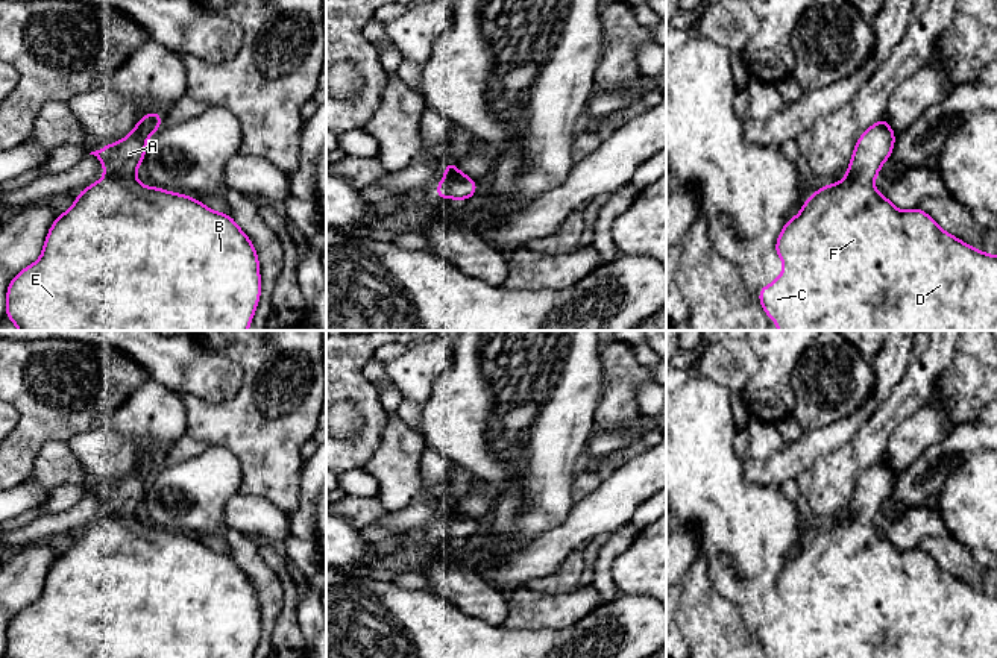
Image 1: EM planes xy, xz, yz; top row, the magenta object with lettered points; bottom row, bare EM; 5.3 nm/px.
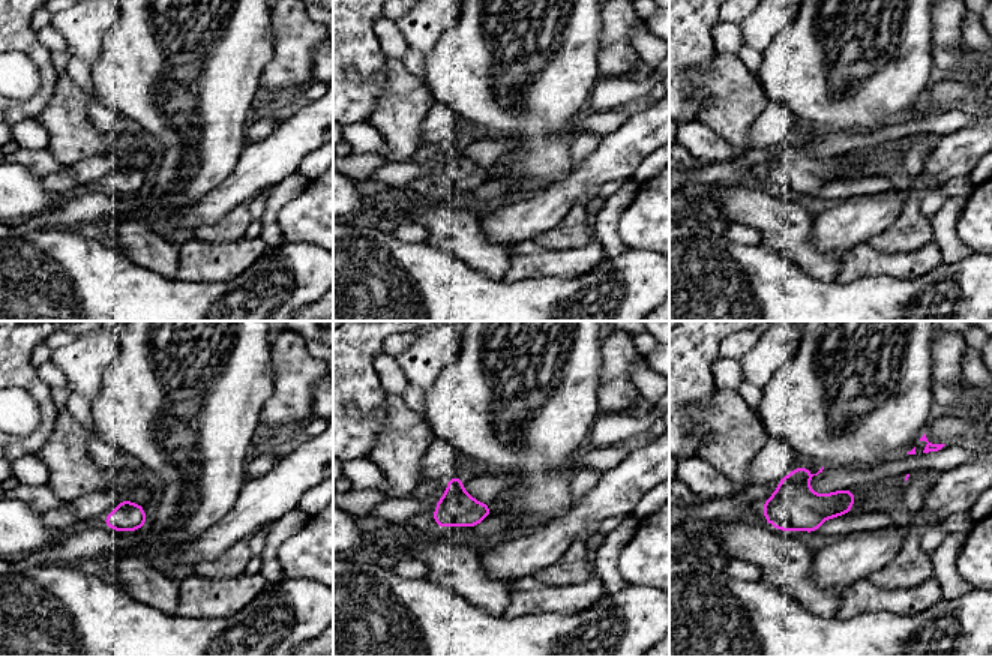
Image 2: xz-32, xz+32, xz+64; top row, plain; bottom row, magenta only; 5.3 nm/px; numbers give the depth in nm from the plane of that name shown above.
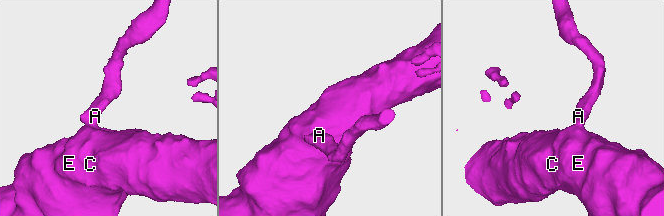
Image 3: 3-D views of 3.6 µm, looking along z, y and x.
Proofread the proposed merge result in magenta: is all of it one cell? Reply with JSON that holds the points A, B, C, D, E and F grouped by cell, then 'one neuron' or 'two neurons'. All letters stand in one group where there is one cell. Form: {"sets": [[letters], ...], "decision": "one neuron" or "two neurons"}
{"sets": [["A", "B", "C", "D", "E", "F"]], "decision": "one neuron"}

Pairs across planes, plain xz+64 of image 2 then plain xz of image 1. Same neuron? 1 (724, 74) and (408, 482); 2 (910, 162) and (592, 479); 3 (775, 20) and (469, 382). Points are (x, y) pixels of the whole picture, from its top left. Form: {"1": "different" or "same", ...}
{"1": "same", "2": "same", "3": "different"}

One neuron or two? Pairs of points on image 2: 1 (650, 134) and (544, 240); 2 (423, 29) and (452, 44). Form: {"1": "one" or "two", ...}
{"1": "two", "2": "two"}

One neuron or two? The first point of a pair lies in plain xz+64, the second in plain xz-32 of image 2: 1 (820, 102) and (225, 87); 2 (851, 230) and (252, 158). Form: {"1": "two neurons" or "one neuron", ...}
{"1": "one neuron", "2": "one neuron"}

